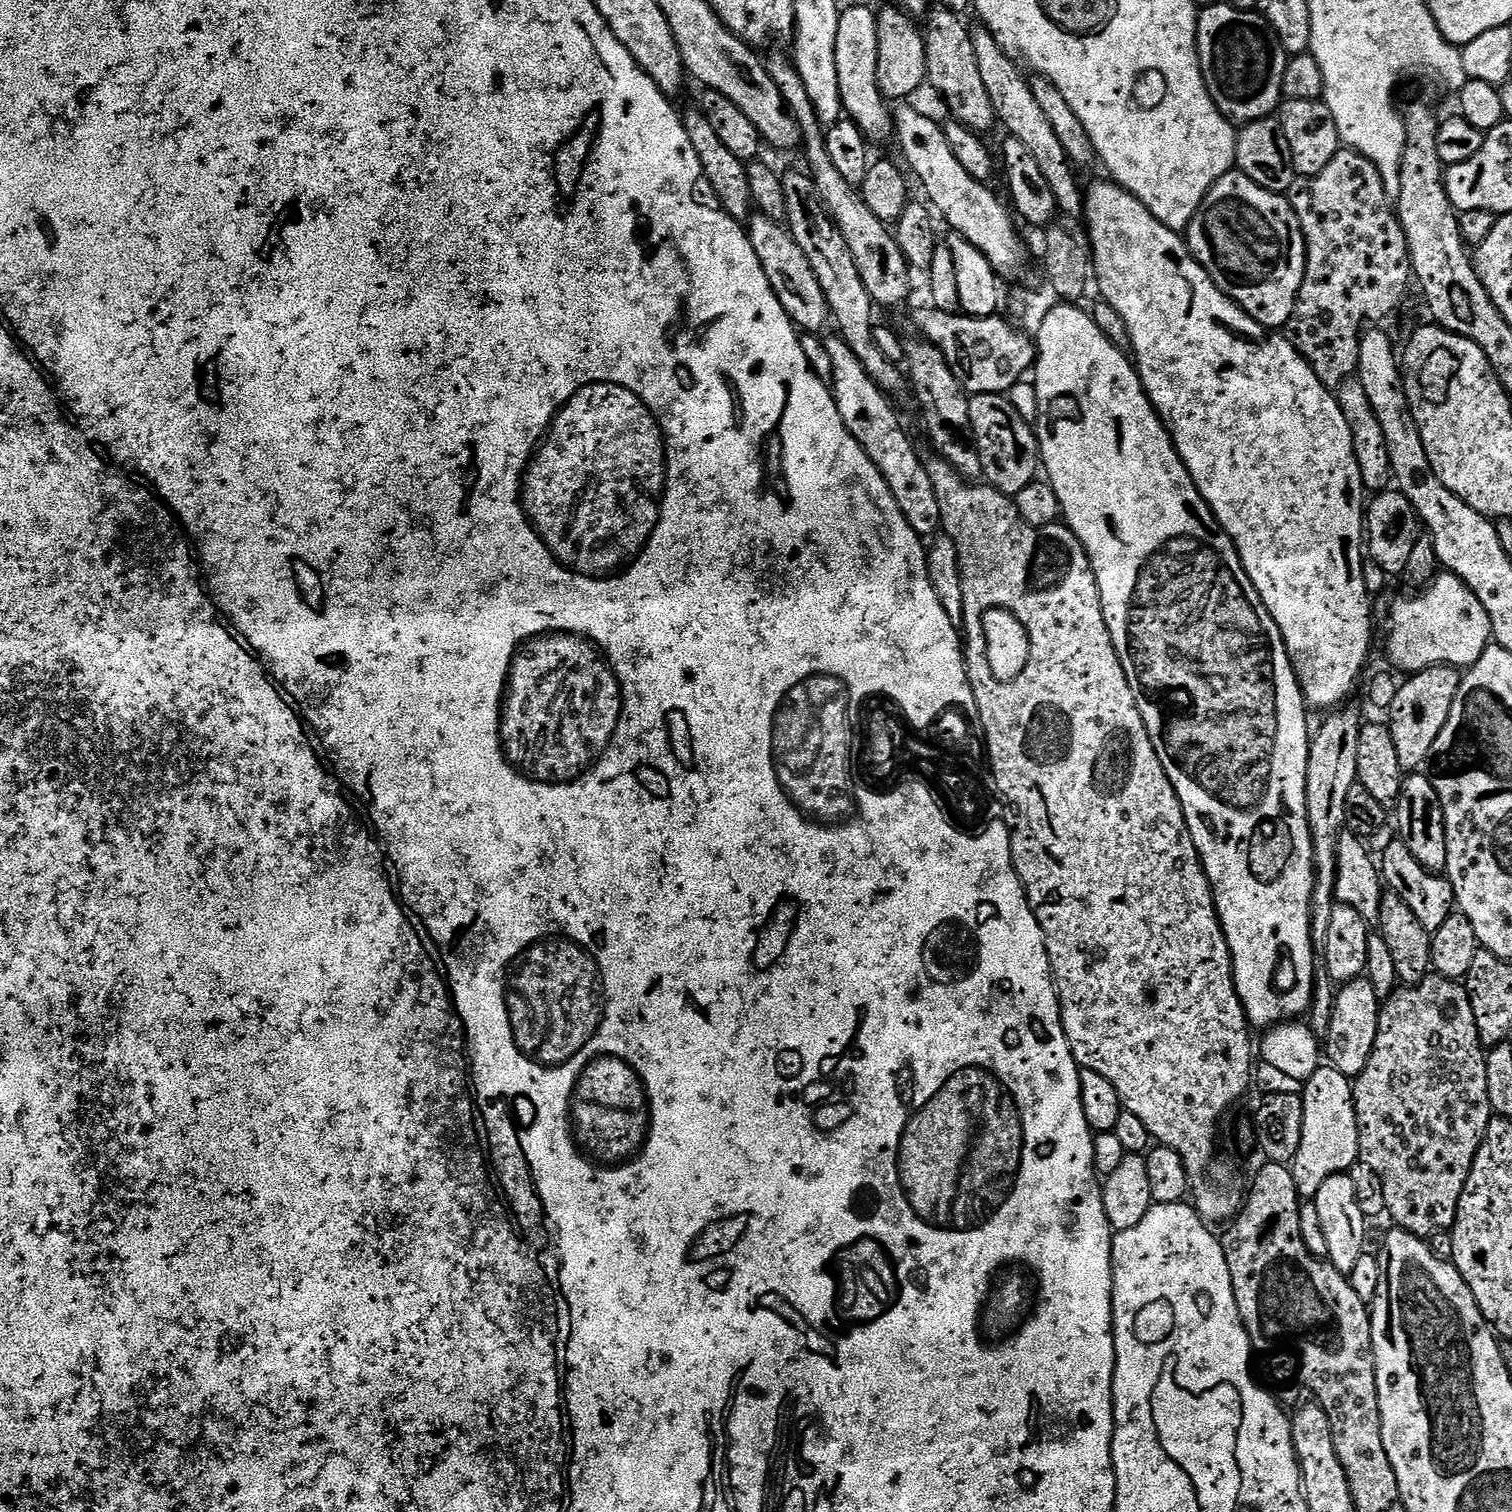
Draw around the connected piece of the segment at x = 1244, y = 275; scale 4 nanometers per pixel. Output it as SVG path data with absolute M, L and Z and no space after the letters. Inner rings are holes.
M1243 178L1224 180L1208 192L1188 224L1188 248L1212 284L1229 296L1252 320L1260 320L1276 304L1280 292L1280 259L1284 244L1276 221L1272 192Z

